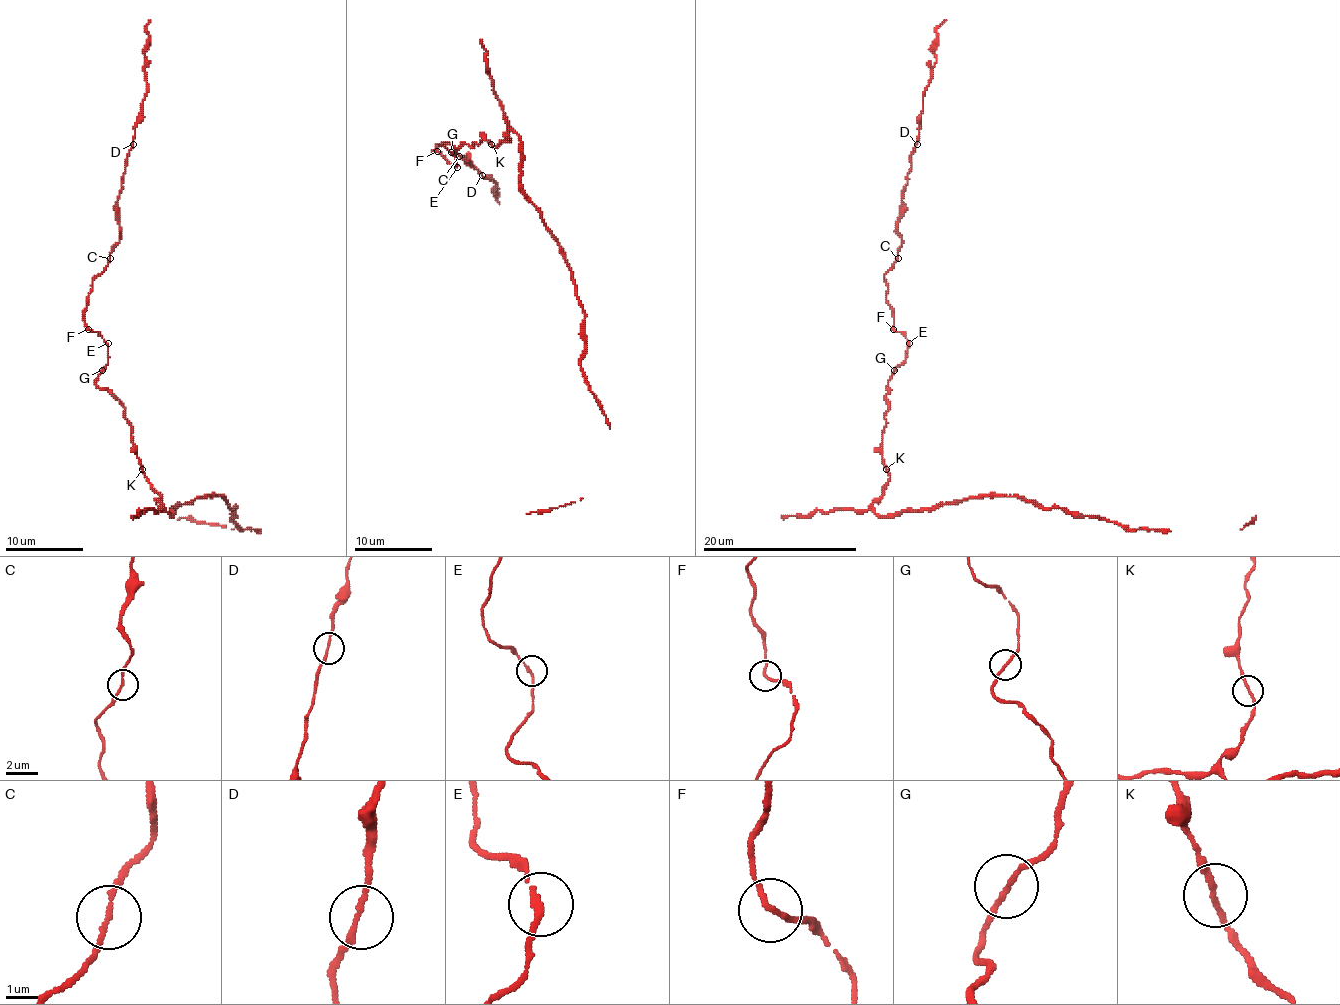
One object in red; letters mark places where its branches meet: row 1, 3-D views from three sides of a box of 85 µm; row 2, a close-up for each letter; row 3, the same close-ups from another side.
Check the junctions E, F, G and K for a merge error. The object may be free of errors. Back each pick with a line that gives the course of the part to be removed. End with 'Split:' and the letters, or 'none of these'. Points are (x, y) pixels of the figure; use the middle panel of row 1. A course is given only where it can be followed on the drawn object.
Split: none of these

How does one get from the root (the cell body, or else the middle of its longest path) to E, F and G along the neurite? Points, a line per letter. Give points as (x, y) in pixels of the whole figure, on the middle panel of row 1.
E: (490, 144), (480, 140), (474, 146), (461, 144), (457, 148), (447, 144), (457, 167)
F: (490, 144), (480, 140), (474, 146), (461, 144), (457, 148), (447, 144), (457, 165), (437, 152)
G: (490, 144), (480, 140), (474, 146), (461, 144), (457, 148), (447, 144), (451, 152)

